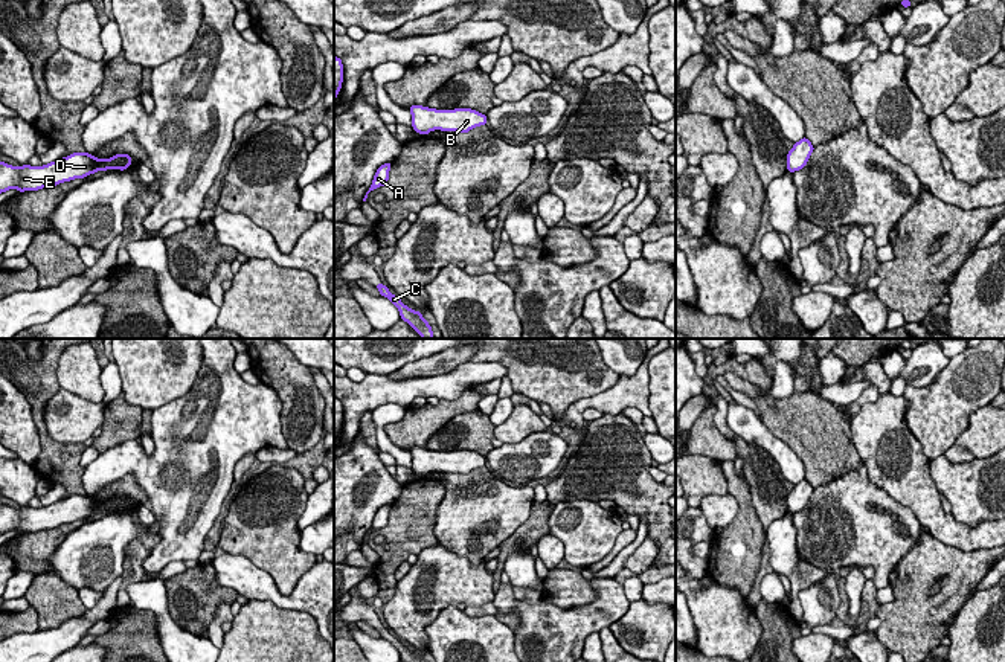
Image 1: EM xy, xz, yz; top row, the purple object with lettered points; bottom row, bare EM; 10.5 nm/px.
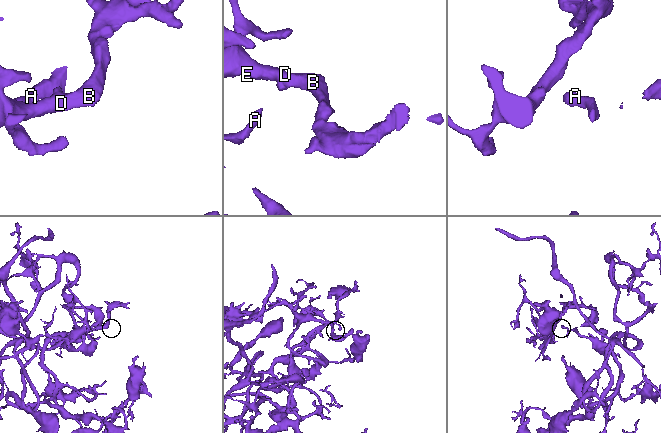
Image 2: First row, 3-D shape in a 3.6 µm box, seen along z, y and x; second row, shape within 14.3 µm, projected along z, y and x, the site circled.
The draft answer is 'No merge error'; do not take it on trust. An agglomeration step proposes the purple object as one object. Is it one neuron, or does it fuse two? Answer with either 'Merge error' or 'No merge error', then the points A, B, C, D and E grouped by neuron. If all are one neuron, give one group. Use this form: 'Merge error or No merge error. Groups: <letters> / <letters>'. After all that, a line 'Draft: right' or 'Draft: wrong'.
No merge error. Groups: A B C D E
Draft: right

